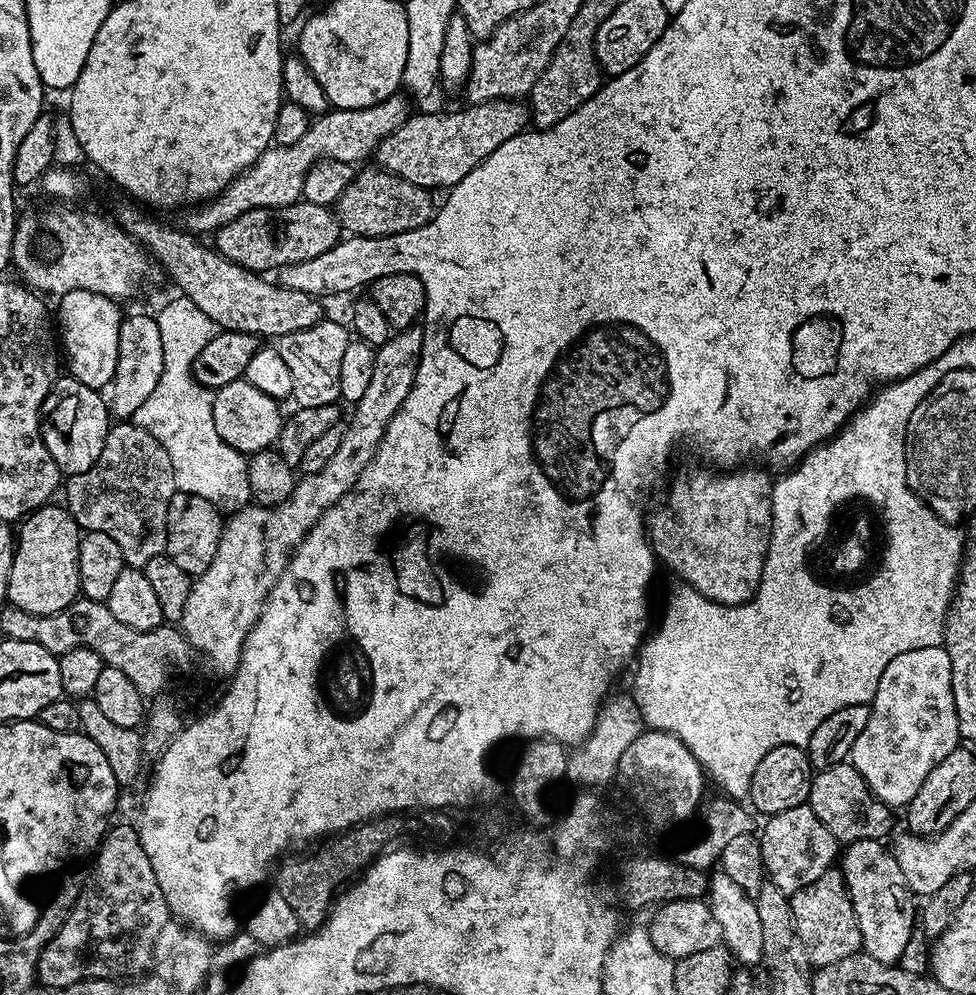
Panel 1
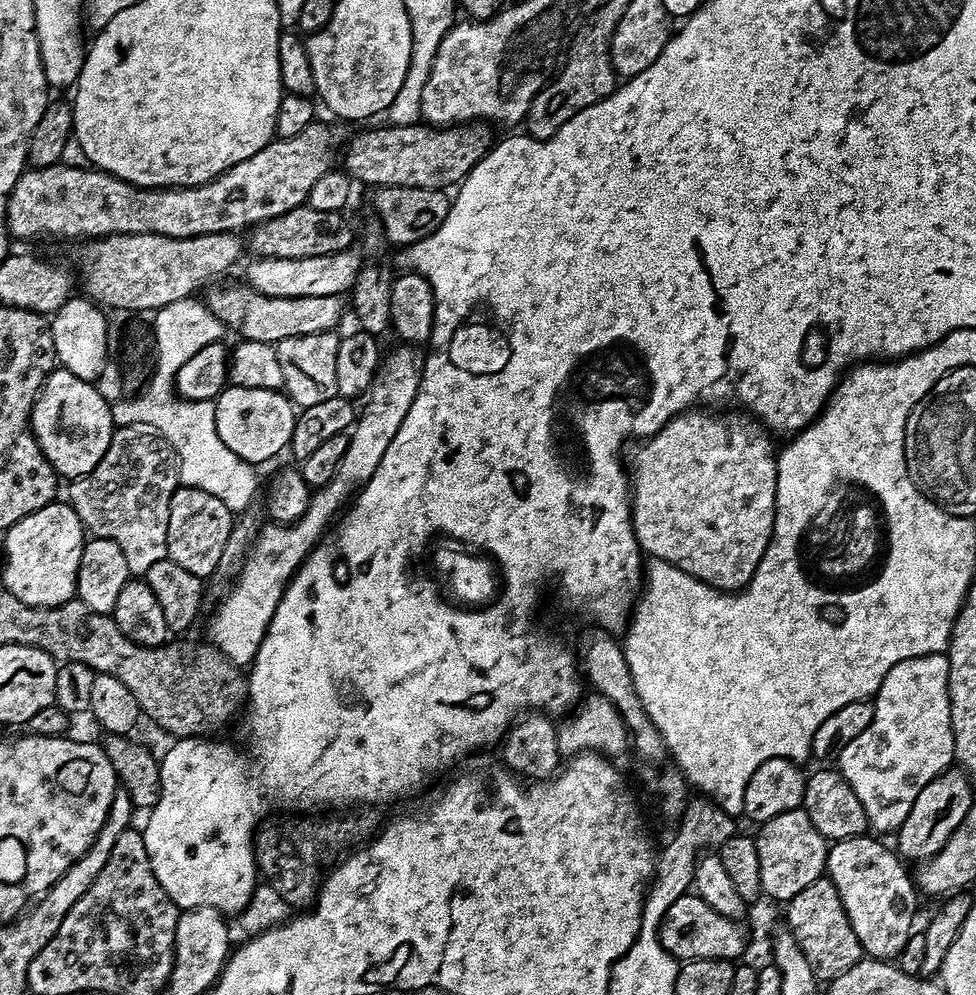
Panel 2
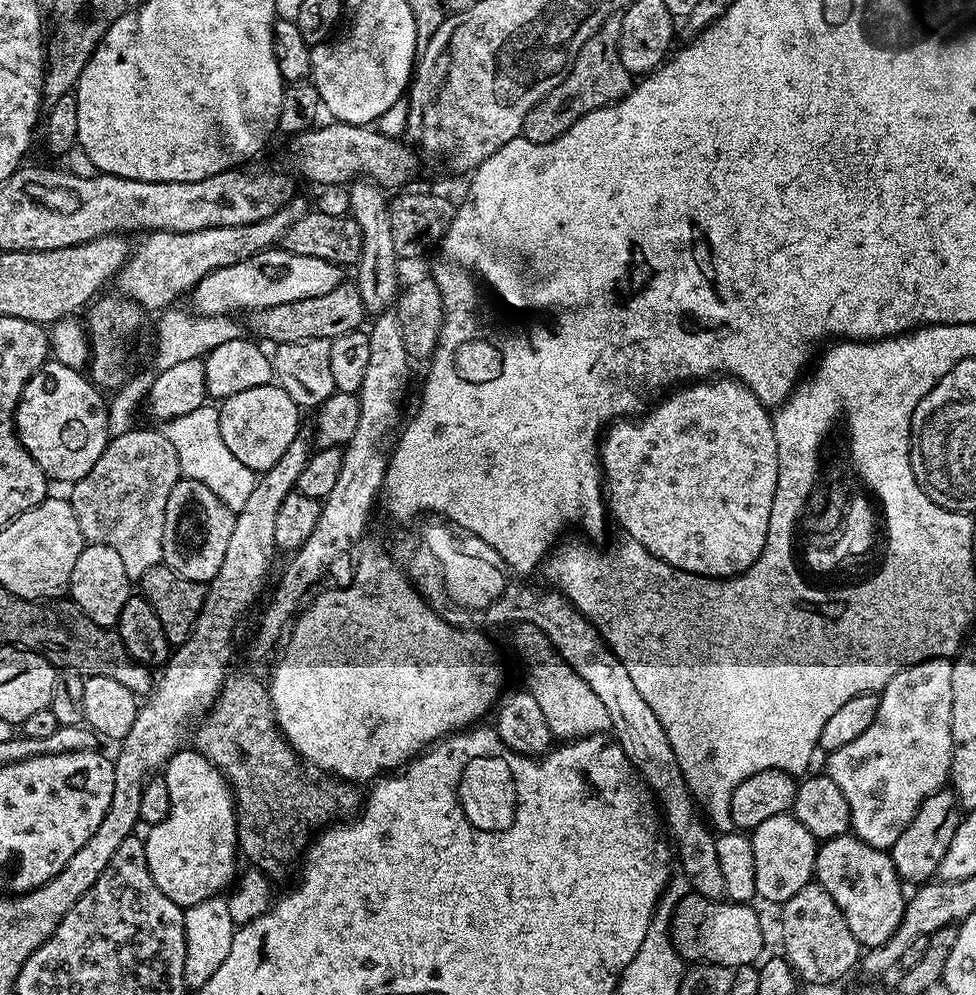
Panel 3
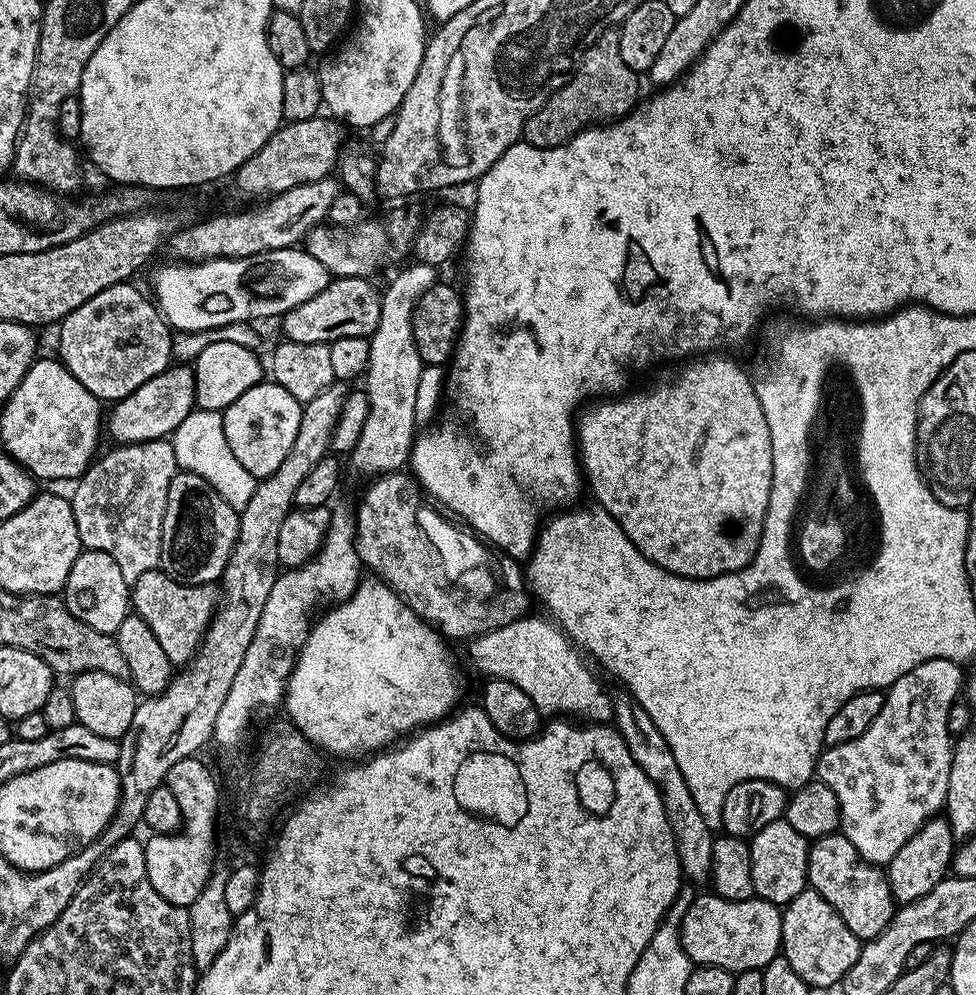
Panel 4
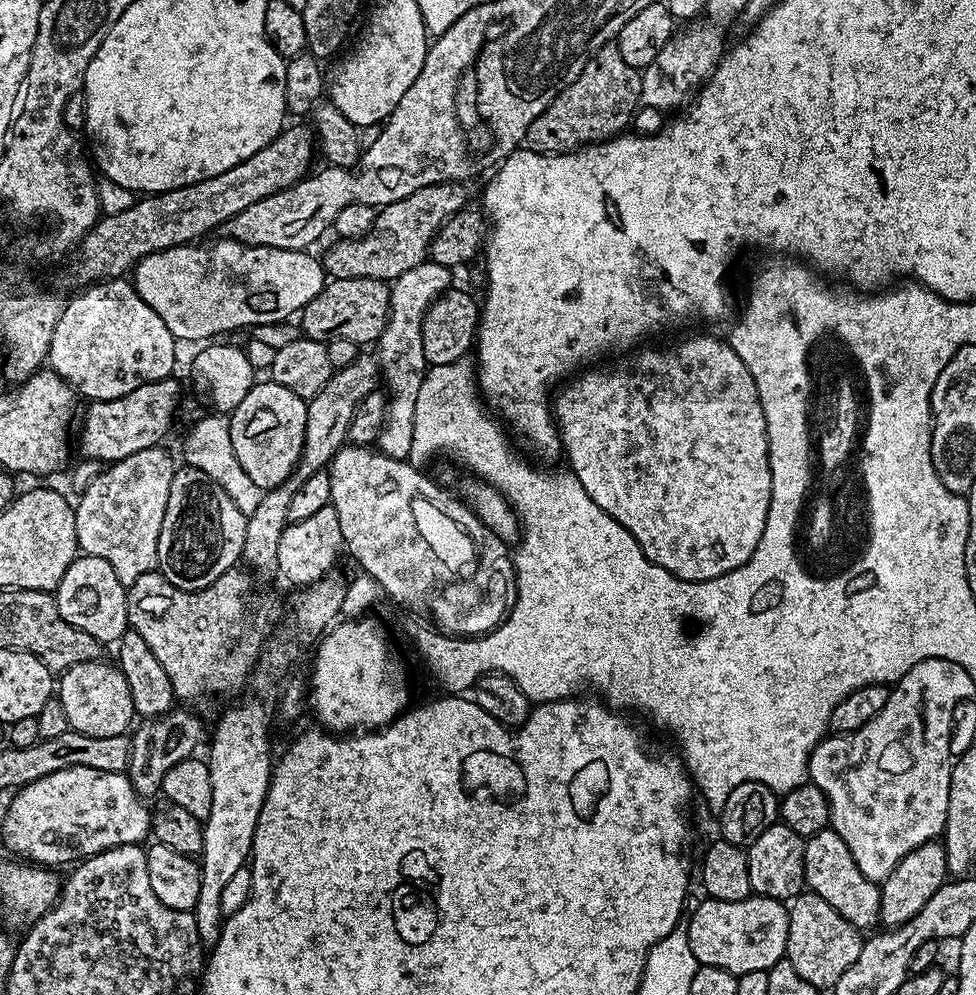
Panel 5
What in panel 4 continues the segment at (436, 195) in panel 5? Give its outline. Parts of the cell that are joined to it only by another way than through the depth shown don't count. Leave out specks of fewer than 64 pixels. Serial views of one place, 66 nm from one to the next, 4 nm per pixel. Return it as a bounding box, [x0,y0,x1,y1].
[303,208,422,277]

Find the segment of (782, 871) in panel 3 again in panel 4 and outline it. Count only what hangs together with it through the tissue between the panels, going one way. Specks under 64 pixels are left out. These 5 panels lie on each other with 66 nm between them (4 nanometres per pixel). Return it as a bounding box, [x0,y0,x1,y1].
[750,818,808,906]

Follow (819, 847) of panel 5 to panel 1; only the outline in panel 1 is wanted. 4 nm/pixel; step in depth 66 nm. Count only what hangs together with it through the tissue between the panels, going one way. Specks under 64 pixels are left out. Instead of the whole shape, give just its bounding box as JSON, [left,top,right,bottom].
[838,840,918,965]

